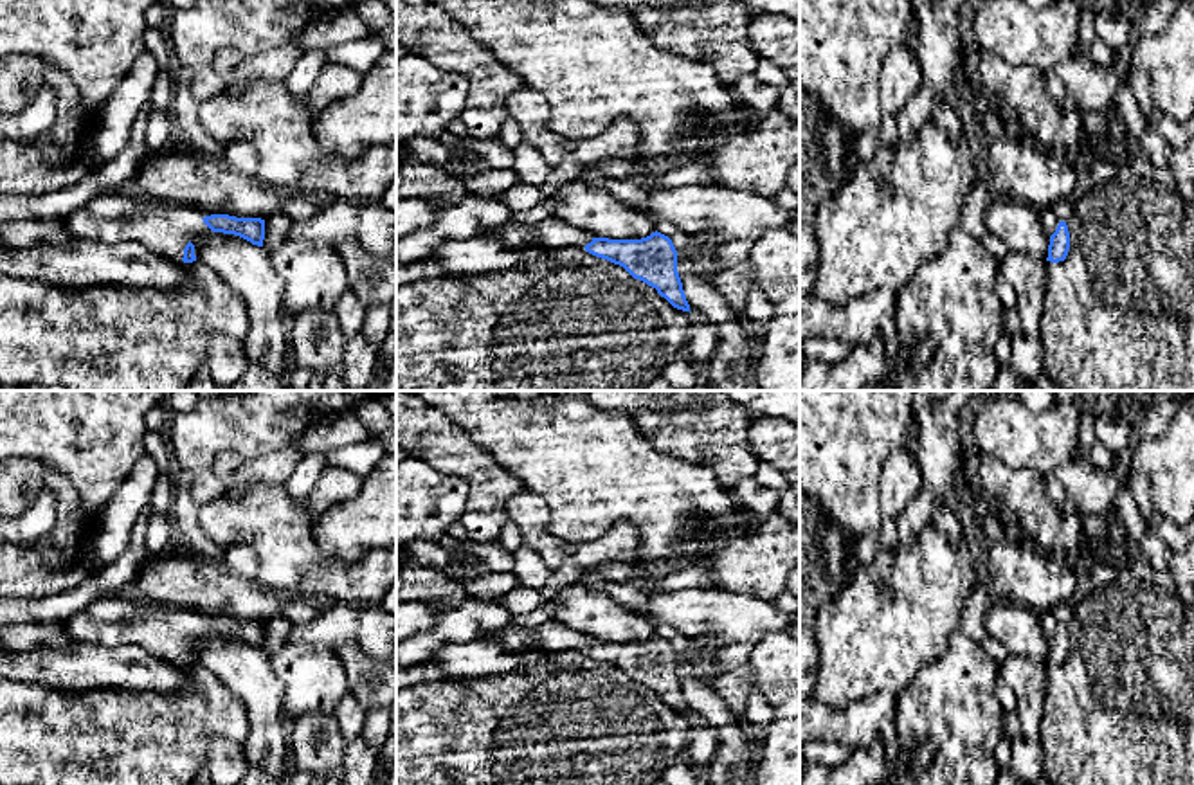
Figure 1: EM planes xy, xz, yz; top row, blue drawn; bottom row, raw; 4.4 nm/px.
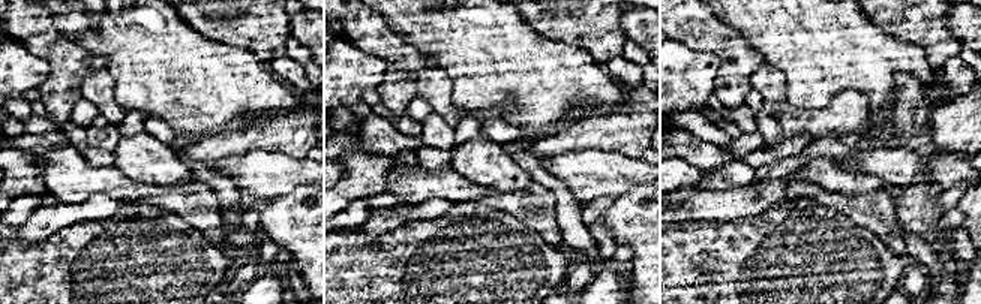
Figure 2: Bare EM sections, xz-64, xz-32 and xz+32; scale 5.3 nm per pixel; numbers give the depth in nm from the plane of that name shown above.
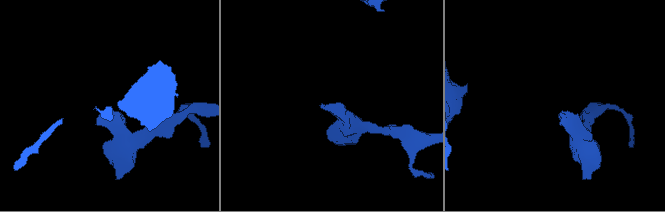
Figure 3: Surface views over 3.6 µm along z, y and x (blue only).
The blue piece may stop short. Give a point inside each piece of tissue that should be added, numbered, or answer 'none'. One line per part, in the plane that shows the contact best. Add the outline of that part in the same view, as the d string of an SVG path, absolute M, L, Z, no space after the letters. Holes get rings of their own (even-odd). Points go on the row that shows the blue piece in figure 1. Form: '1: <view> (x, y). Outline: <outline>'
1: xy (166, 227). Outline: M112 191L94 196L61 223L74 236L139 241L176 261L182 261L191 236L205 227L198 211L189 205Z

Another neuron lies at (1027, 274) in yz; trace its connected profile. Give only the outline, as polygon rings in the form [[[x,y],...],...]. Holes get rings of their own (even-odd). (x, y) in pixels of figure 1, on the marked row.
[[[1012,248],[1000,261],[1003,279],[1016,292],[1016,311],[1019,315],[1021,331],[1027,337],[1039,337],[1041,331],[1046,265],[1046,259]]]

